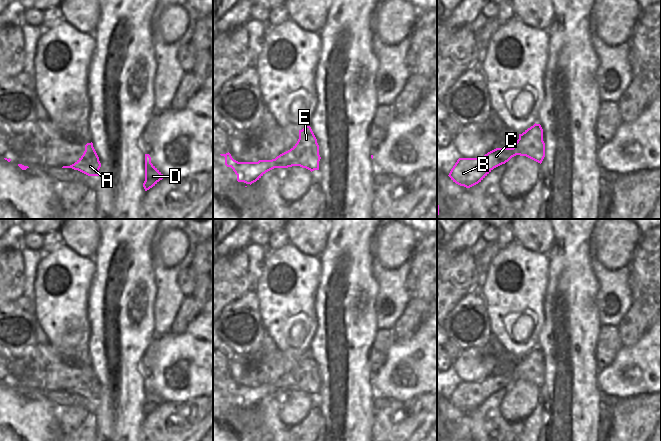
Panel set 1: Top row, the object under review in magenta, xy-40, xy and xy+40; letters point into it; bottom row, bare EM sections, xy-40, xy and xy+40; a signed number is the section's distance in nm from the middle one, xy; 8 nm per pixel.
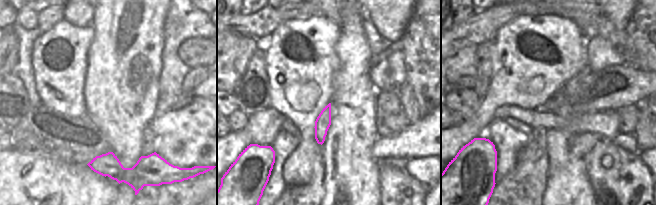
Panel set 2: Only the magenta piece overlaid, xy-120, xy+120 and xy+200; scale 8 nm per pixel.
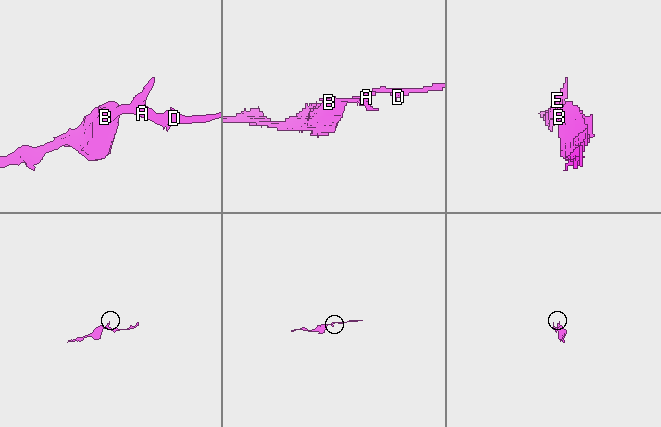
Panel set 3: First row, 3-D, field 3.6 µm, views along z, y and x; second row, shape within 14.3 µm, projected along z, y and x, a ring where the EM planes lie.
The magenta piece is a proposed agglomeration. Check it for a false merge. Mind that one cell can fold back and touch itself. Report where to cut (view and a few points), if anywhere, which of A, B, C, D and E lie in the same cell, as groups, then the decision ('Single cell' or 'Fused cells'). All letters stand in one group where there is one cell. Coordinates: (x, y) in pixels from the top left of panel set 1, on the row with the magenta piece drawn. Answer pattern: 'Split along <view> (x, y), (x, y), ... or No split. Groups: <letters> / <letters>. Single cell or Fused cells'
No split. Groups: A B C D E. Single cell

